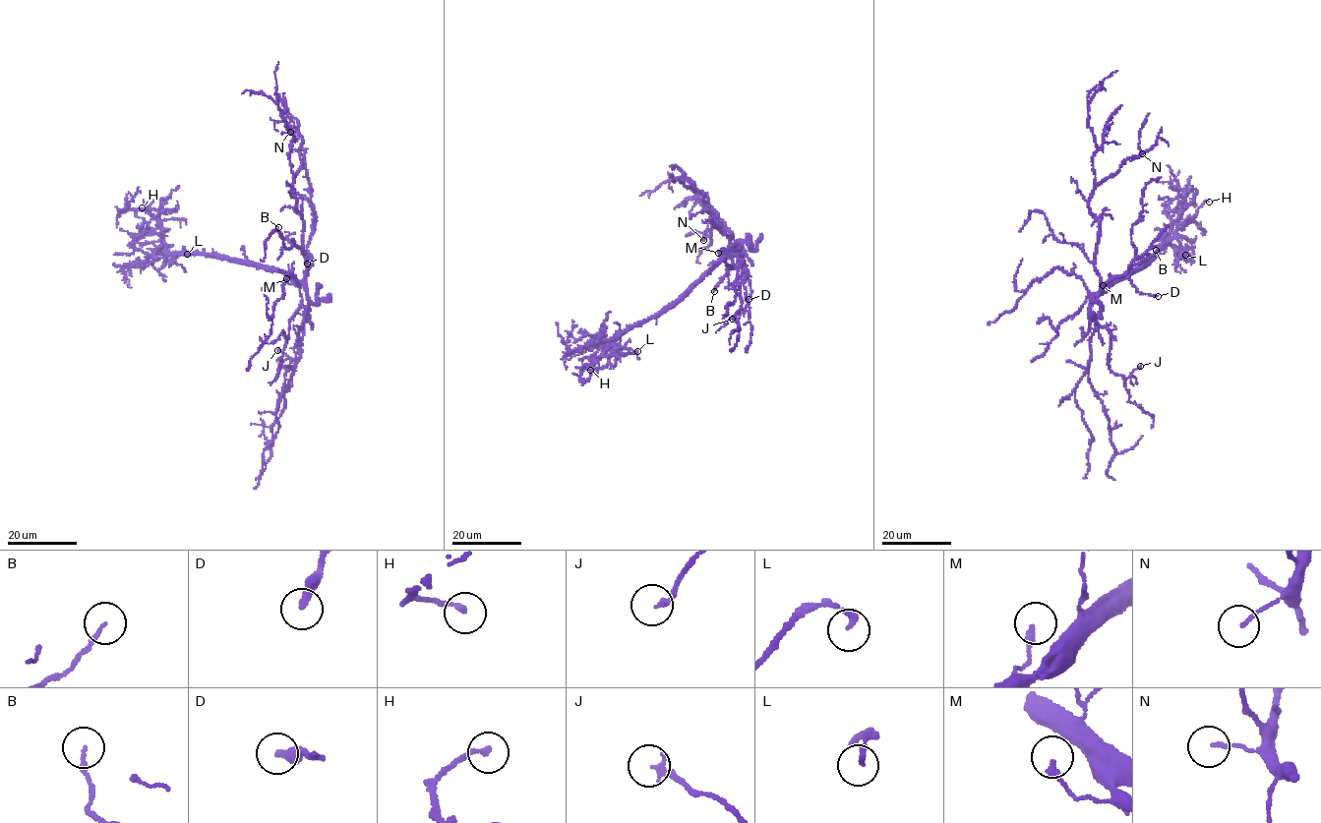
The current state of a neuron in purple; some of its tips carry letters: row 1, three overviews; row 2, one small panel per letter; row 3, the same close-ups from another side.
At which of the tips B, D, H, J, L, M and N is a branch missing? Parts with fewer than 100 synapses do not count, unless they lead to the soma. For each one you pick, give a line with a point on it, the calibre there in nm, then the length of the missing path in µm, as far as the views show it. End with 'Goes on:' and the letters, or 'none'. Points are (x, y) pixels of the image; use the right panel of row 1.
Goes on: none

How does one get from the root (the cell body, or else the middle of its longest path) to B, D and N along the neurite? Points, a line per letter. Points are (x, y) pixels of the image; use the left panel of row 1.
B: (301, 281), (311, 256), (281, 238), (278, 227)
D: (301, 281), (311, 259), (308, 253), (312, 264), (307, 264)
N: (301, 281), (306, 259), (293, 180), (301, 163), (302, 142), (300, 135), (290, 132)

